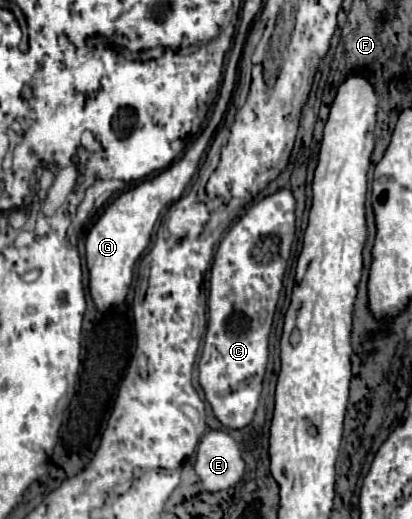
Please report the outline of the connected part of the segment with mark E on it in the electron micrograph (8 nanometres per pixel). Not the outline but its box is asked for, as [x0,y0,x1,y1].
[194,431,244,493]

